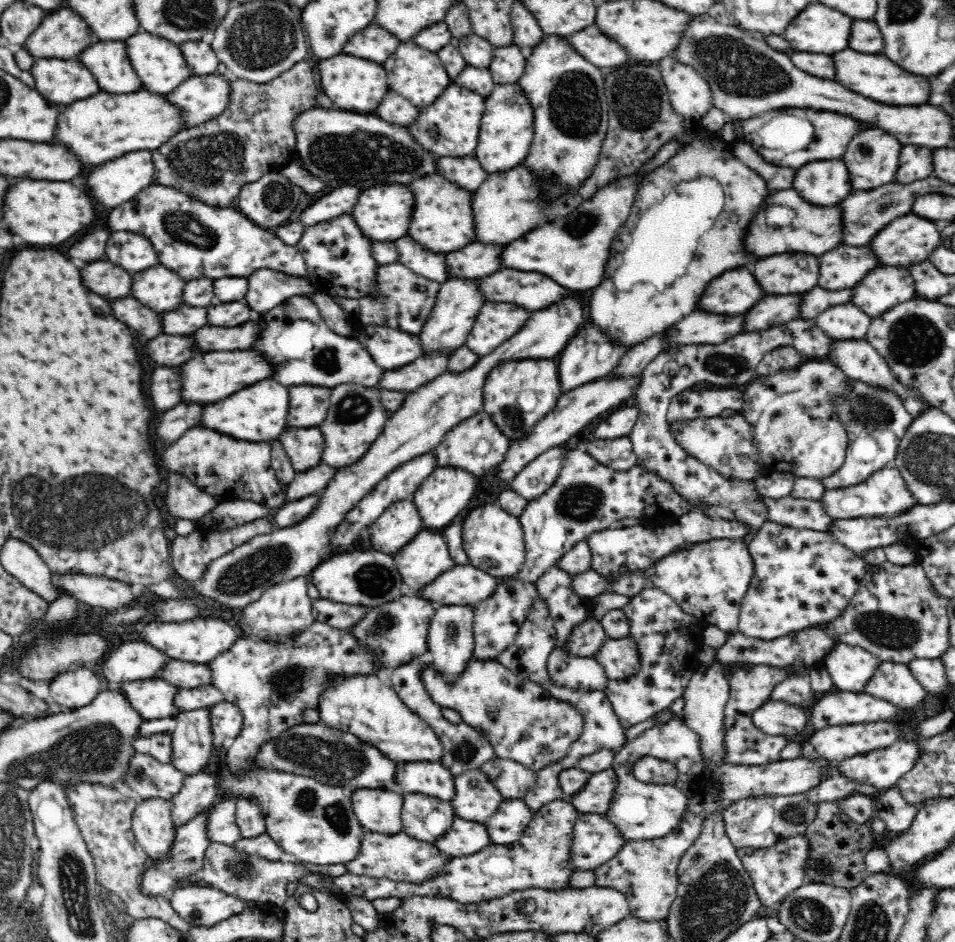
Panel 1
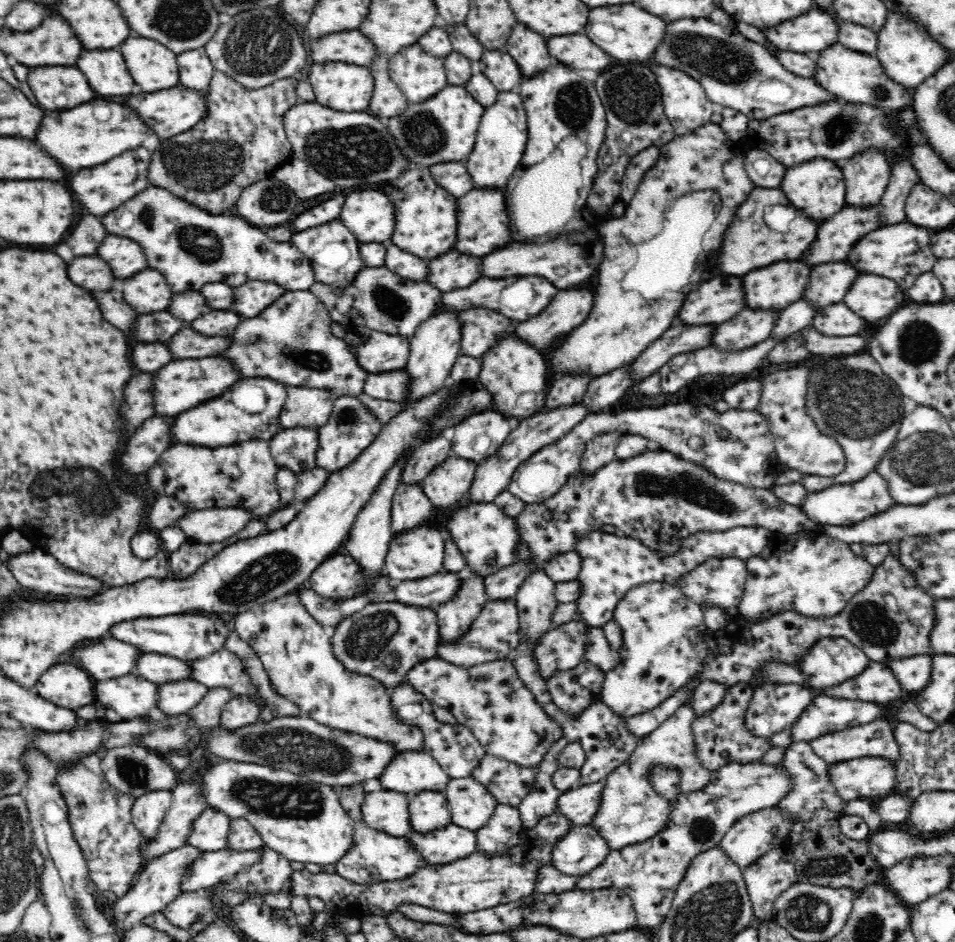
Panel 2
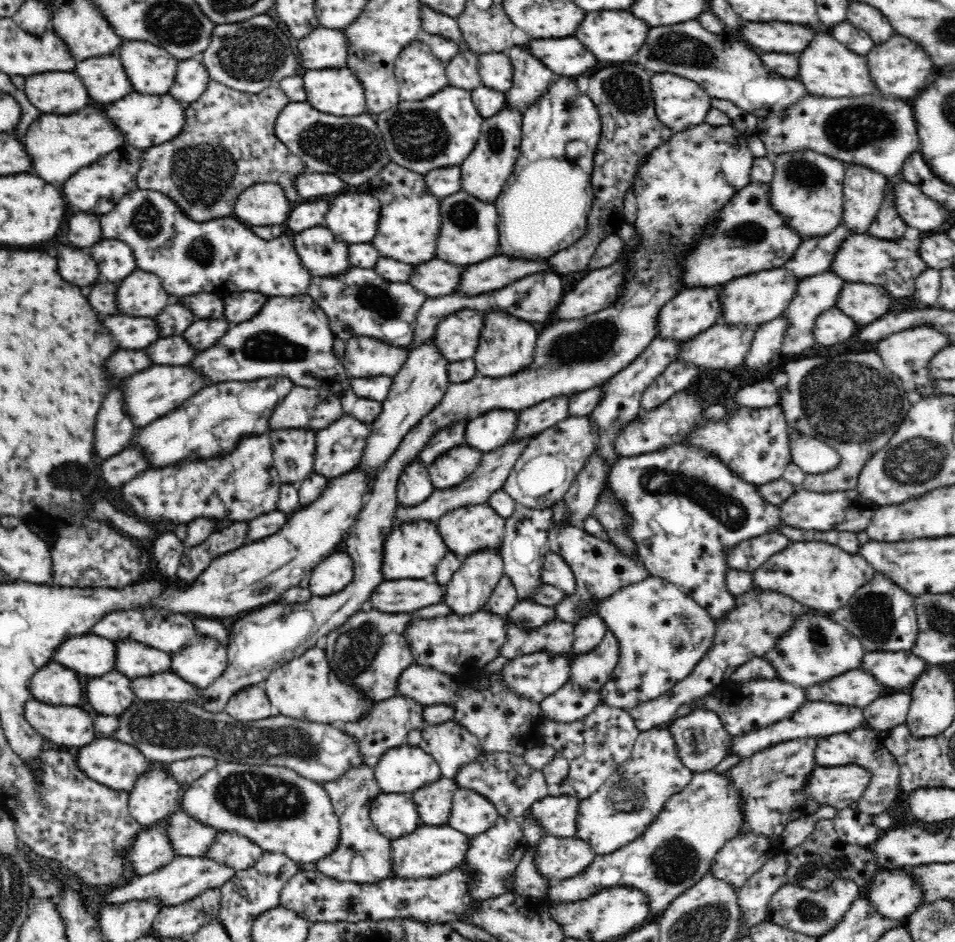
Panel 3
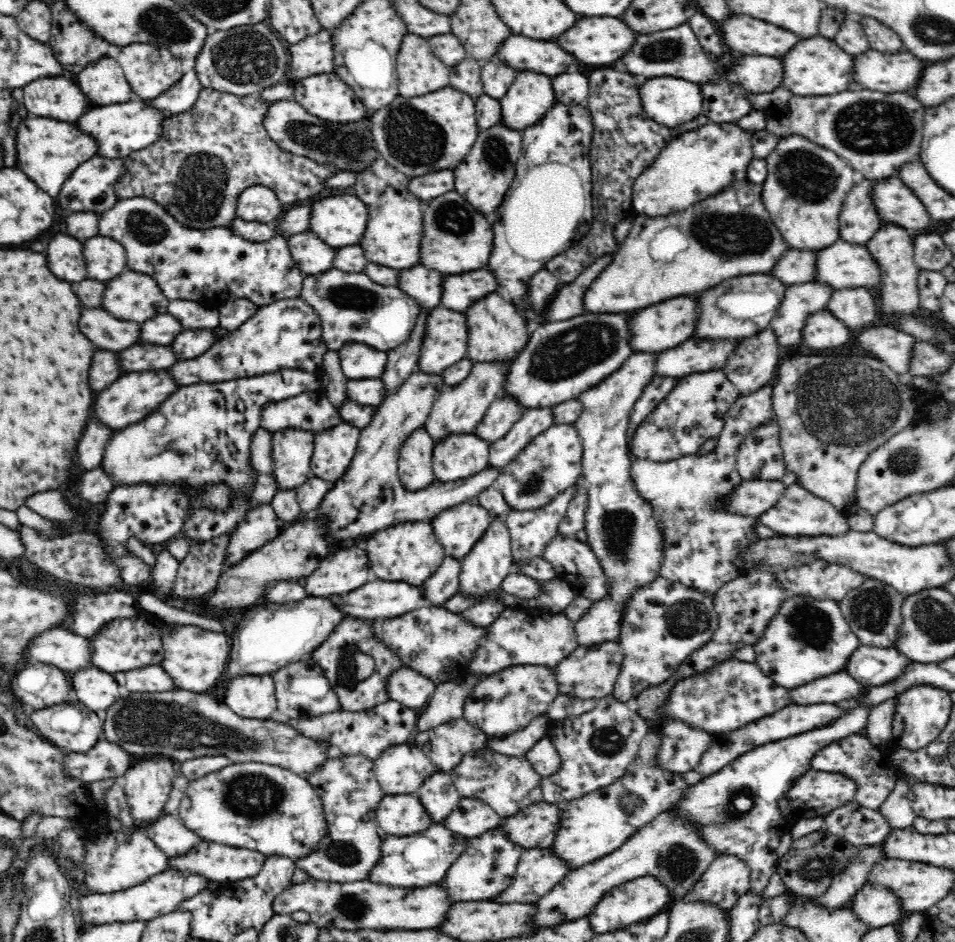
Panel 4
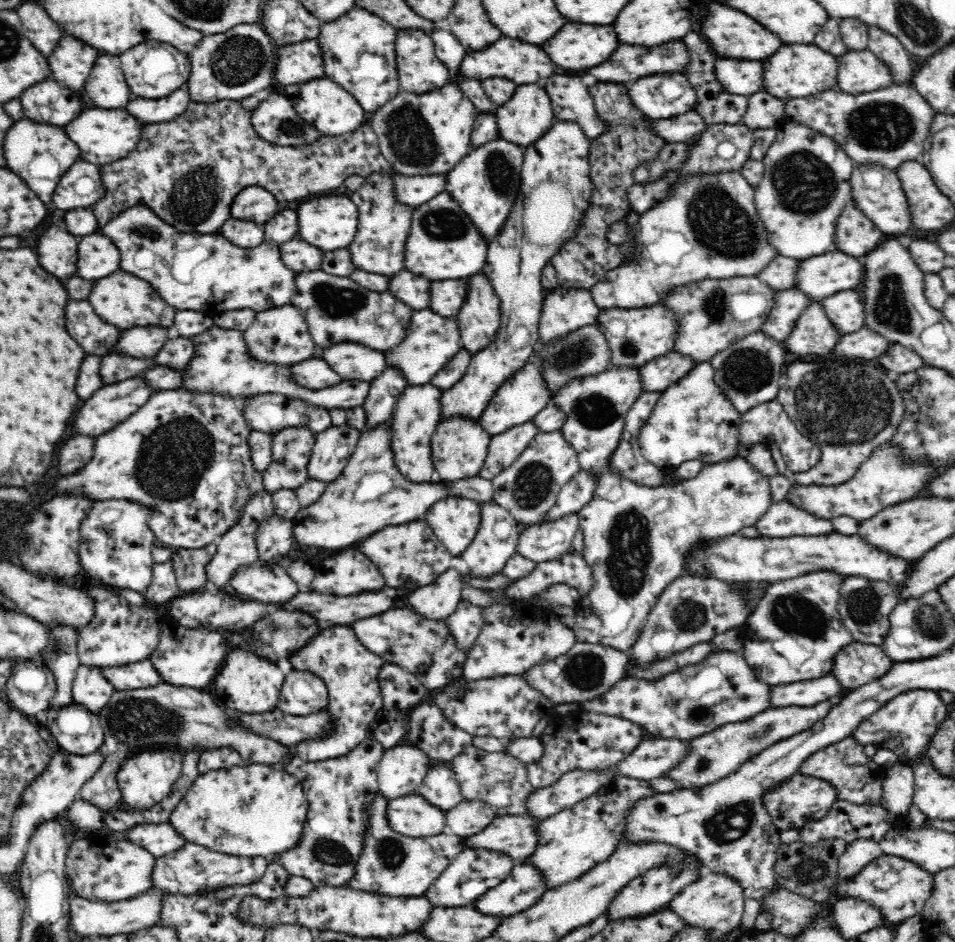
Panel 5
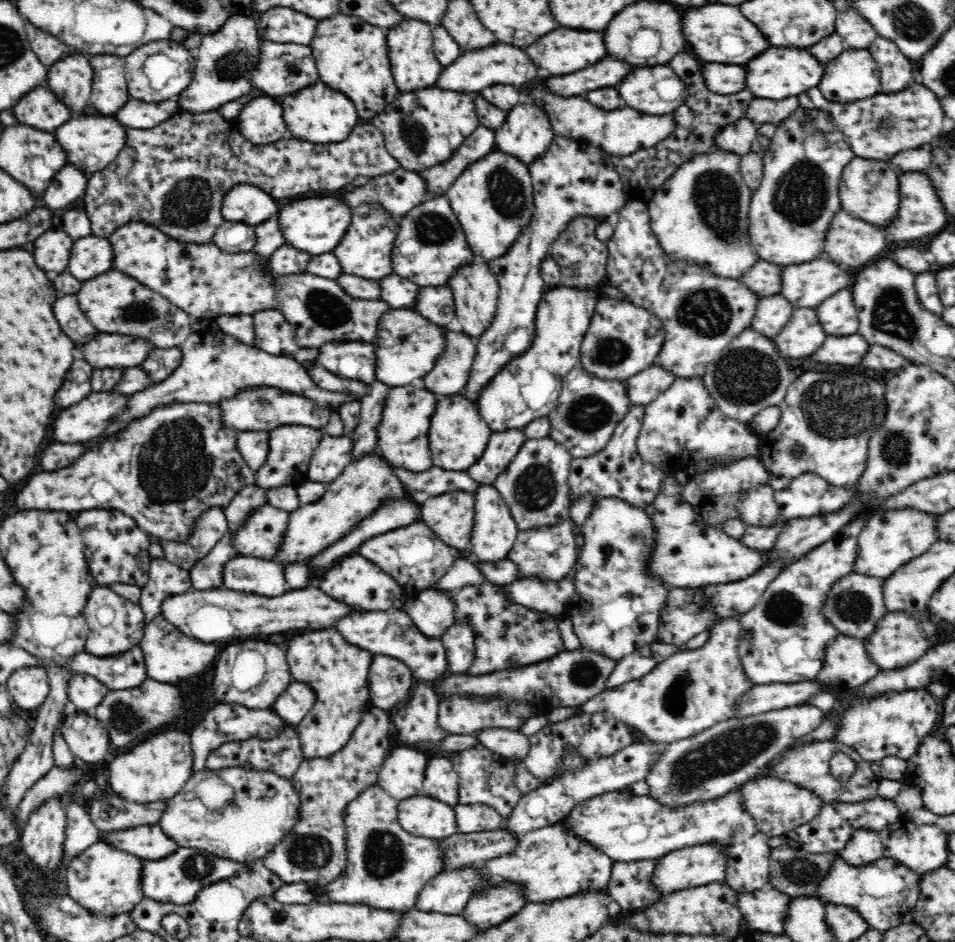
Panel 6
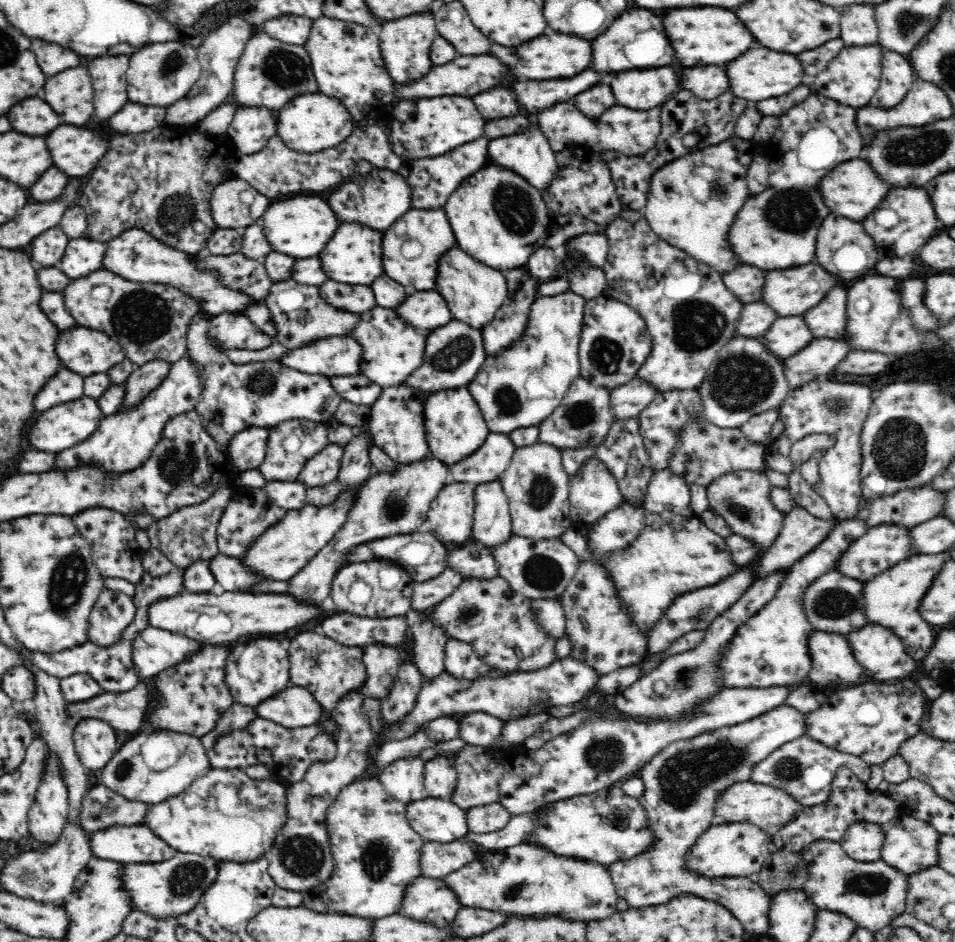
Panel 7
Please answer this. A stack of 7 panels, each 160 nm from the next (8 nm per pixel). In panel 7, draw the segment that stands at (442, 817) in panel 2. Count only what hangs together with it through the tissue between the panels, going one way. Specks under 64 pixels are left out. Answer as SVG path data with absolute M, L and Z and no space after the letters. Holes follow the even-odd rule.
M440 754L425 762L424 786L428 797L450 799L458 782L452 756Z

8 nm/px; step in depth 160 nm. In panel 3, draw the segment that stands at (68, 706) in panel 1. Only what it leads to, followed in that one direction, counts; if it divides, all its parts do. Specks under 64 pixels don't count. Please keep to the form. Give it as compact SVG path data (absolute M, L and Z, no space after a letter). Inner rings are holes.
M50 660L28 680L32 699L44 704L77 706L84 704L83 677Z

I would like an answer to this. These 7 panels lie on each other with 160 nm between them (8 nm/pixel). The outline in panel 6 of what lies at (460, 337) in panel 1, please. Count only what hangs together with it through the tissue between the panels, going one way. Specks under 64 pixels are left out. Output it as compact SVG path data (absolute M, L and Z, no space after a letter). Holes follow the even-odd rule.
M375 450L374 454L351 461L342 474L327 484L324 496L320 500L302 504L289 514L288 526L282 536L282 542L276 544L272 561L282 565L282 569L294 563L306 563L324 548L348 534L356 524L370 517L386 498L400 498L408 494L404 483L392 475L392 469L386 458Z

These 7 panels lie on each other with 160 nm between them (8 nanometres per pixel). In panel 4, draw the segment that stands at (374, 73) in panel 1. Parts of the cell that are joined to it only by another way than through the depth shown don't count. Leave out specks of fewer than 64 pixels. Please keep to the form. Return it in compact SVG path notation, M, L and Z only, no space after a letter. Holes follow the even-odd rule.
M335 72L309 76L300 80L290 80L288 83L292 87L293 100L302 105L304 110L312 116L340 124L362 121L366 116L367 108Z

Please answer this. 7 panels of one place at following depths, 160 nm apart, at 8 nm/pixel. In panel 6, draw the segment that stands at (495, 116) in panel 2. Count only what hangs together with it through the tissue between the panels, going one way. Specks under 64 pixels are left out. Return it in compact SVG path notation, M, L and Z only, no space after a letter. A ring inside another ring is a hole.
M495 149L482 160L470 163L461 176L450 185L446 197L454 215L460 221L460 228L474 256L484 262L504 256L508 249L517 242L522 231L527 229L536 212L531 177L528 167L520 159Z

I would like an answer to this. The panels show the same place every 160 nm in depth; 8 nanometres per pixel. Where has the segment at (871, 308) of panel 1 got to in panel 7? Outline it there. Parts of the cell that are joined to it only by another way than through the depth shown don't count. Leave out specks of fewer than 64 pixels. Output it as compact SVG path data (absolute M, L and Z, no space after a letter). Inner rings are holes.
M840 288L827 292L826 296L802 317L812 333L812 338L840 339L846 332L847 294Z

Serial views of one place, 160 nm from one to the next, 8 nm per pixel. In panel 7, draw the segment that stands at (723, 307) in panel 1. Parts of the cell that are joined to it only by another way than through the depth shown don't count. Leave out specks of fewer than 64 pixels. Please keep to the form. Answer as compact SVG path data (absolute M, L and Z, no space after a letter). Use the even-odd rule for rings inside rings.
M602 294L596 296L596 298L587 300L586 306L584 306L583 321L584 324L582 324L582 332L579 340L581 378L584 378L593 386L606 388L609 391L623 386L636 378L639 372L638 368L644 364L644 360L648 358L648 354L652 350L652 337L648 333L648 327L646 327L644 319L640 317L640 313L624 302Z

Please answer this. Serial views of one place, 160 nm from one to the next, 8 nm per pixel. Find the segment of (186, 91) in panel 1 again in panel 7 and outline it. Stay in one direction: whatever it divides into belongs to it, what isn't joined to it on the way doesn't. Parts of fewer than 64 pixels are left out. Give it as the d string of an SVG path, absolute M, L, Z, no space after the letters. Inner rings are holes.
M57 126L44 137L50 150L52 166L56 166L69 177L87 178L96 168L108 140L87 127Z

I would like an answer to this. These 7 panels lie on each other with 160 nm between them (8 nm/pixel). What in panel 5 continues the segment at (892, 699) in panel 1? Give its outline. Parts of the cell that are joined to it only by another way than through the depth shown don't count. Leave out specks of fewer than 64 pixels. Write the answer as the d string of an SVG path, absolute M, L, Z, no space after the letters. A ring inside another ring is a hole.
M828 674L820 680L804 680L784 685L770 685L770 707L812 706L842 692L838 680Z

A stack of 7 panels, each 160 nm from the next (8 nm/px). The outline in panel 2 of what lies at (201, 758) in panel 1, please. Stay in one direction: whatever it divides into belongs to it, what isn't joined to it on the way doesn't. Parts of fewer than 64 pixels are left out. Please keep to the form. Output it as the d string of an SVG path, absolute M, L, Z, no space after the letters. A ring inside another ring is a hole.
M229 688L207 689L202 700L193 706L188 715L200 728L214 728L221 724L222 707L232 698L233 692Z

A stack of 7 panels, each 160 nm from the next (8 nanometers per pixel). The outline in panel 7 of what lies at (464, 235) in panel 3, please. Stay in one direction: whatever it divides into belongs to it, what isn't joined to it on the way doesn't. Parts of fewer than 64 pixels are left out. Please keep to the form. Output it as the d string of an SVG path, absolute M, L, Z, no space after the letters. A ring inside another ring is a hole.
M410 209L402 215L392 228L387 228L382 236L382 262L384 270L392 280L409 291L434 290L438 276L438 258L457 246L452 227L444 209Z

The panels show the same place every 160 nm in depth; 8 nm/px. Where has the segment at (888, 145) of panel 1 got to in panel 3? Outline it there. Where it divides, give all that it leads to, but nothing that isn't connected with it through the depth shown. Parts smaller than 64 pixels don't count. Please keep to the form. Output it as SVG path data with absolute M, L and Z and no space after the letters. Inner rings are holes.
M846 165L844 178L843 222L850 234L868 234L869 226L879 213L888 180L860 165Z

